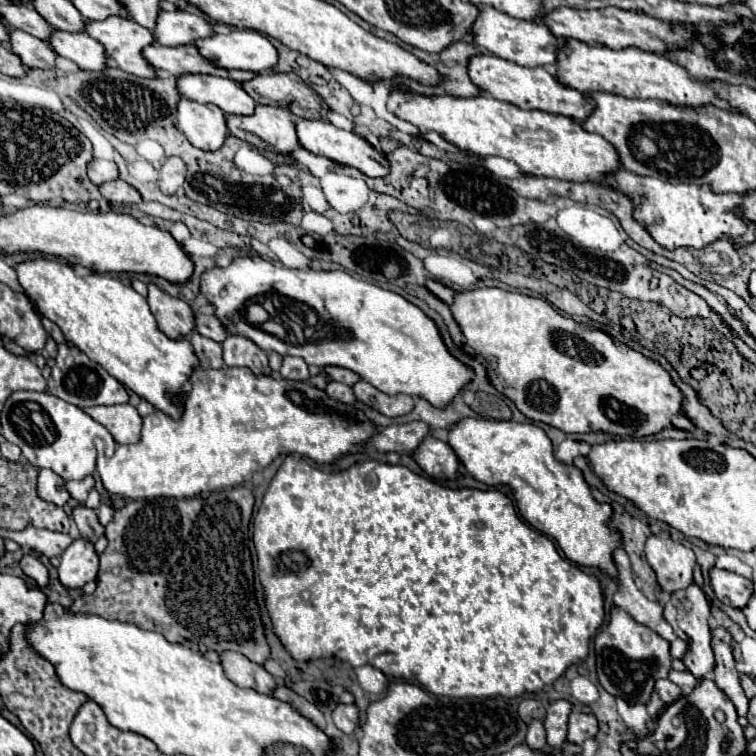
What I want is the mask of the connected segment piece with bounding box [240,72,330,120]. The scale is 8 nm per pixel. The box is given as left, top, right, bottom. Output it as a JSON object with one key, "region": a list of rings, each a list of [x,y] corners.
{"region":[[[256,74],[252,80],[240,84],[256,104],[276,104],[288,108],[298,118],[316,120],[318,116],[324,120],[330,110],[322,98],[306,86],[296,74]]]}

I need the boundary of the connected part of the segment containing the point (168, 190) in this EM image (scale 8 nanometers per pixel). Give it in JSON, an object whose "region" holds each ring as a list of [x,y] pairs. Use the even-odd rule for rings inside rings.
{"region":[[[172,156],[160,168],[158,186],[164,194],[176,194],[182,188],[184,178],[186,178],[186,164],[180,158]]]}

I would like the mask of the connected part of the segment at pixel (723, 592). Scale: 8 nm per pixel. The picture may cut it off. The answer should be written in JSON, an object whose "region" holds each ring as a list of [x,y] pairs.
{"region":[[[716,566],[710,568],[710,584],[716,598],[734,608],[742,608],[742,604],[746,604],[746,596],[750,596],[752,588],[752,580]]]}

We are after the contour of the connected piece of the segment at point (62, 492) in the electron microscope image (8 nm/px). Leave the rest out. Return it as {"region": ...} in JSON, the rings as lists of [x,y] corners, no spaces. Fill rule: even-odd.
{"region":[[[40,470],[38,476],[38,496],[42,500],[50,500],[58,506],[64,506],[70,500],[70,494],[66,490],[66,480],[60,478],[56,472],[52,470]]]}

